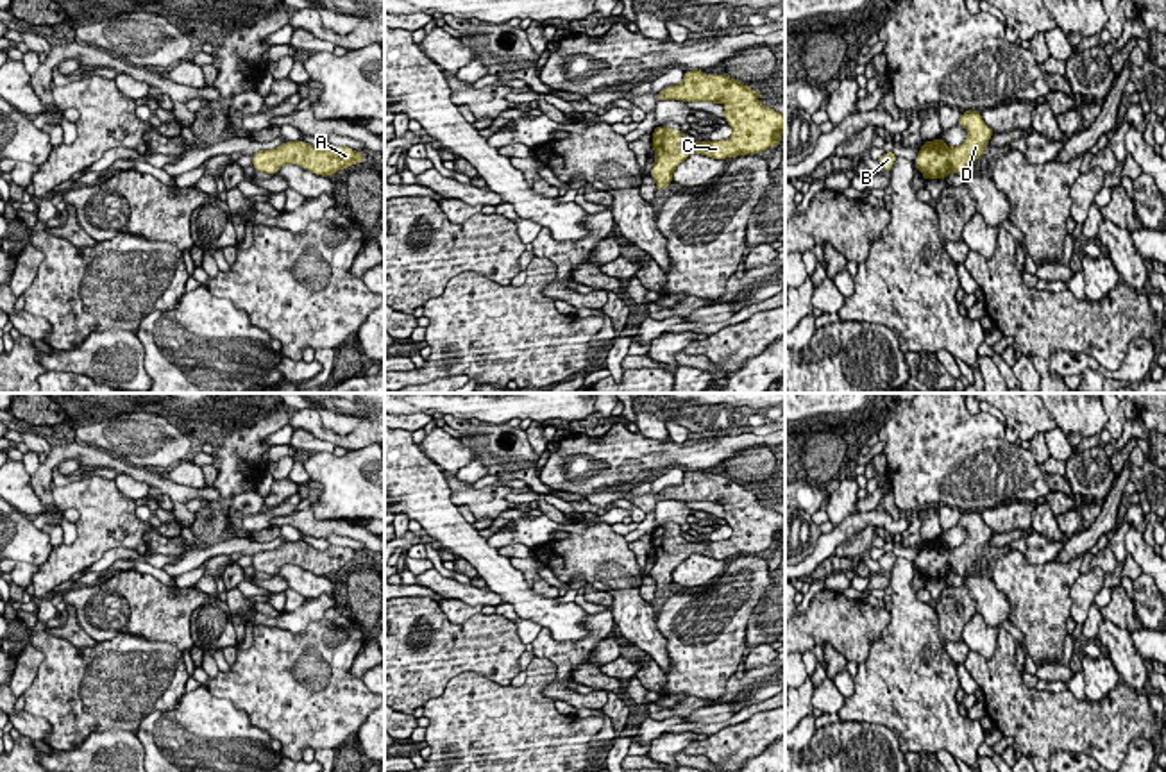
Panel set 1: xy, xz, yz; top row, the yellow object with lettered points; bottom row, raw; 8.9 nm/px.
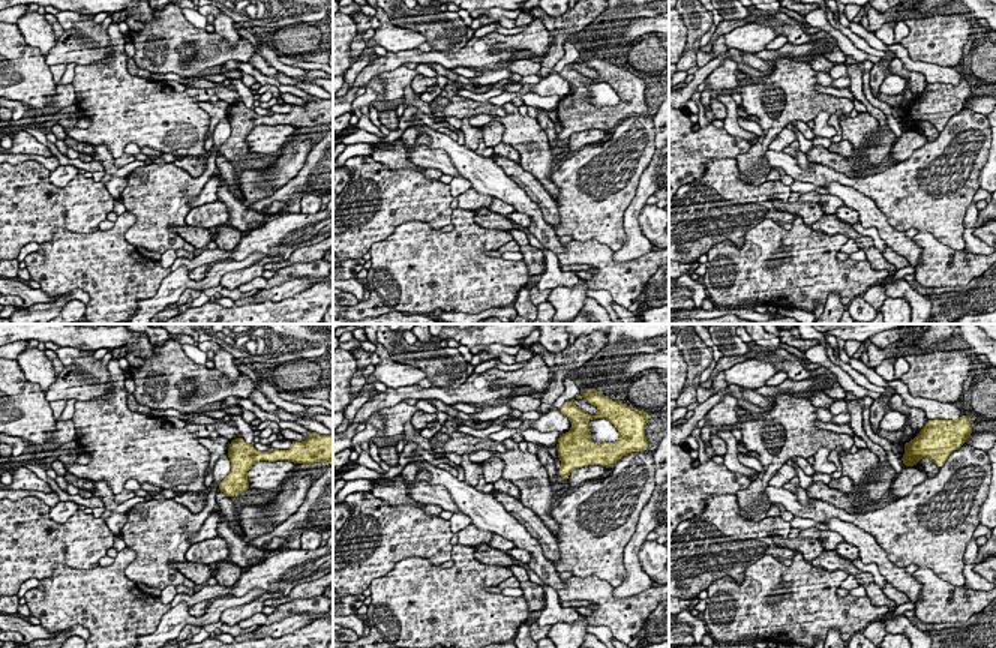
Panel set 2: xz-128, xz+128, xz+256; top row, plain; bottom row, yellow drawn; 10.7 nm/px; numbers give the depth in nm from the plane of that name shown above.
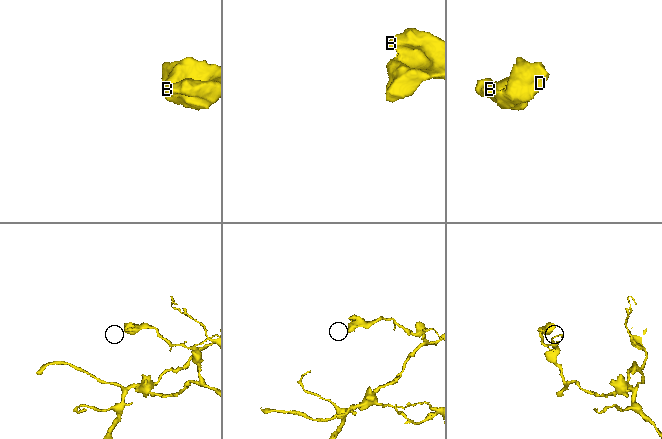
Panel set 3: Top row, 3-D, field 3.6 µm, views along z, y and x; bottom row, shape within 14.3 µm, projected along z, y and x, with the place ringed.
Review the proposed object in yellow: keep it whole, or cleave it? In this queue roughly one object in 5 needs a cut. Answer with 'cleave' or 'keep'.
keep

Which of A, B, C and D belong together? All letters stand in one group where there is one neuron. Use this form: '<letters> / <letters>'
A B C D

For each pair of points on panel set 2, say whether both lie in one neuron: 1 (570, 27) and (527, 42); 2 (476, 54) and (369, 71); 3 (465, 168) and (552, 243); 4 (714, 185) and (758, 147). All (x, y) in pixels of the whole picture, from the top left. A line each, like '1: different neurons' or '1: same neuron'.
1: different neurons
2: same neuron
3: same neuron
4: different neurons

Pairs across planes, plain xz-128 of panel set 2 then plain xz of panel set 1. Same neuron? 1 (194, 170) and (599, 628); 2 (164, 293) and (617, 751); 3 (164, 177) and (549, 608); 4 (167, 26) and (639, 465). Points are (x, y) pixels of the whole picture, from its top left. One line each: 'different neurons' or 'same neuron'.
1: different neurons
2: different neurons
3: different neurons
4: same neuron

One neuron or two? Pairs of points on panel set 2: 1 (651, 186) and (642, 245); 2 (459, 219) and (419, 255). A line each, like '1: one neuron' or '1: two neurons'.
1: one neuron
2: one neuron

